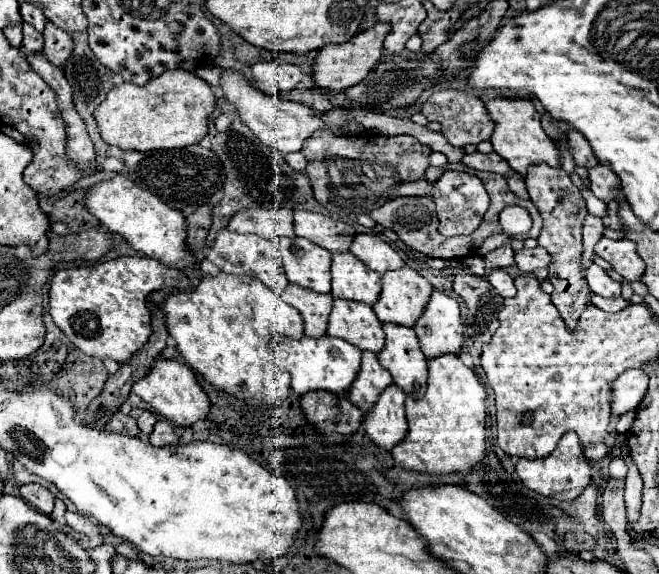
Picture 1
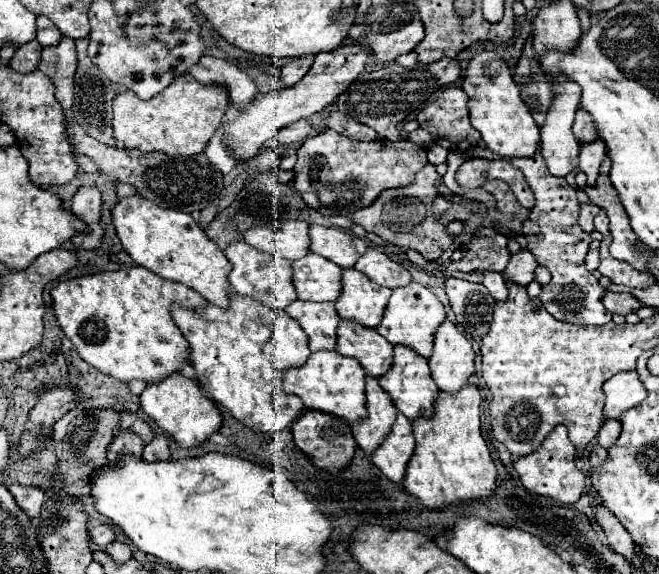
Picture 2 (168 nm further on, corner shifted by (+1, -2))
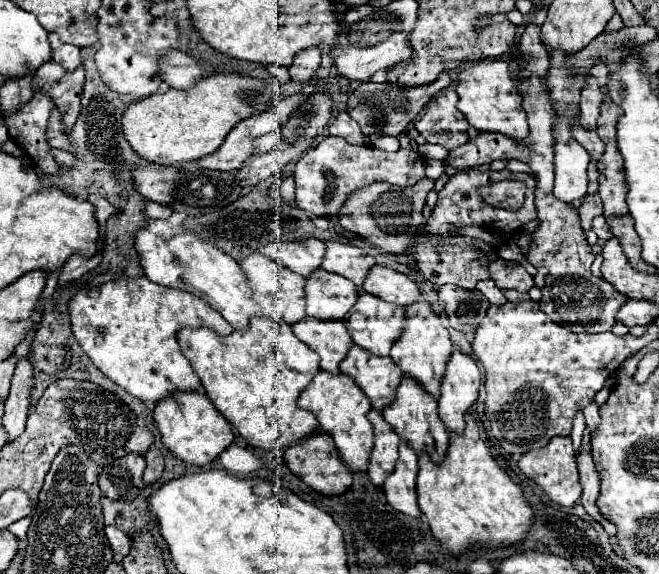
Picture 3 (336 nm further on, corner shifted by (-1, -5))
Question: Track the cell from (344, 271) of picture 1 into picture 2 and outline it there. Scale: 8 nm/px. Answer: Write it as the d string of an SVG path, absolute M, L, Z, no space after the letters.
M344 269L342 273L342 295L336 301L340 319L356 321L368 329L376 329L382 321L392 291L372 283L356 269Z

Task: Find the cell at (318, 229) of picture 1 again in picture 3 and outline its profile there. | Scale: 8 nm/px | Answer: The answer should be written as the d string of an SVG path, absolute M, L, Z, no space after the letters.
M326 240L324 244L326 244L326 254L322 258L322 268L334 274L342 274L344 278L362 286L368 270L376 264L376 260L362 248L352 244L334 240Z

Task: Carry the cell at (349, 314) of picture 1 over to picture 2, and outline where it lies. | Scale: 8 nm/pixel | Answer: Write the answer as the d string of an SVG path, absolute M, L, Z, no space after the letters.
M342 321L338 327L336 351L340 355L356 359L368 377L380 379L384 371L392 367L394 347L380 339L380 333L360 327L358 323Z

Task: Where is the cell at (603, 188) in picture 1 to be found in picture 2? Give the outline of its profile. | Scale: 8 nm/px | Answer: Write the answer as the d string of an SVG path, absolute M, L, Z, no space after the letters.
M596 139L592 143L582 143L582 151L580 151L580 171L586 173L588 177L588 185L592 187L598 179L598 169L602 159L606 157L606 145L602 139Z

